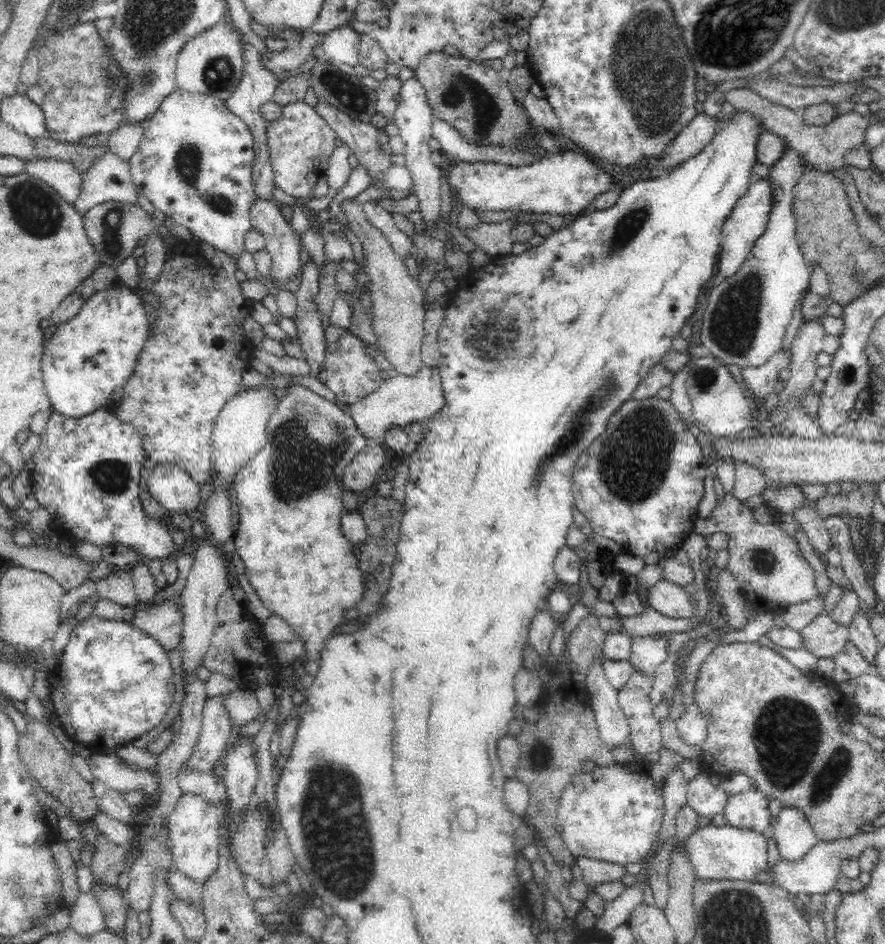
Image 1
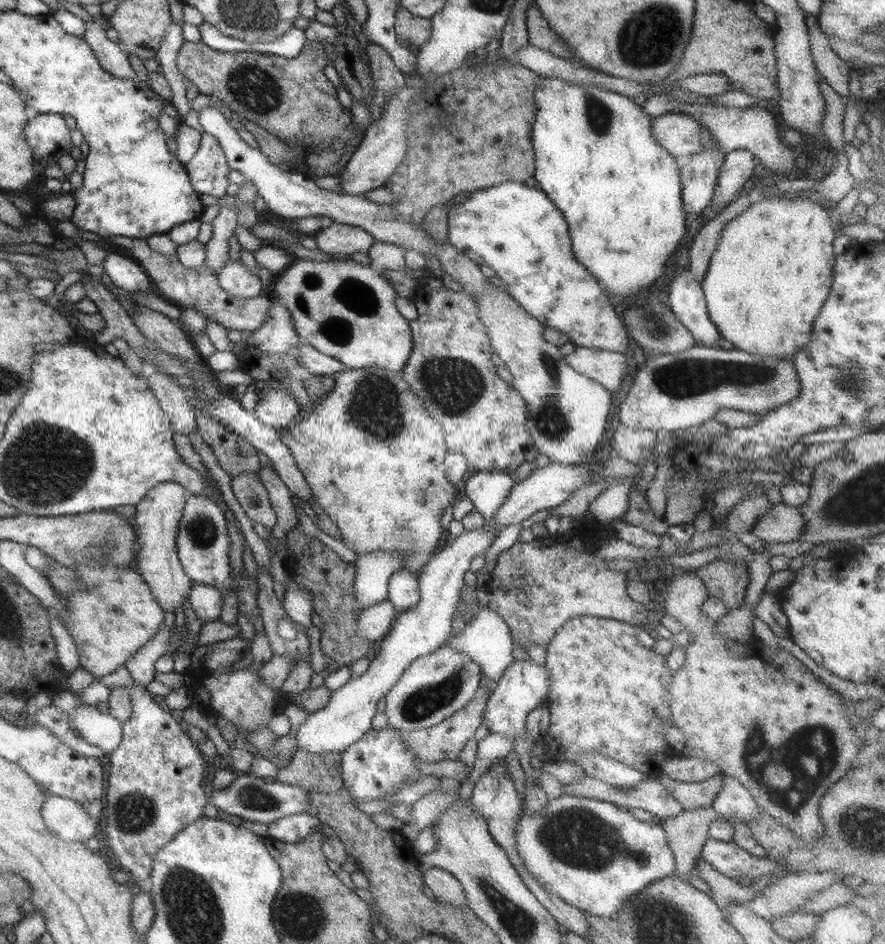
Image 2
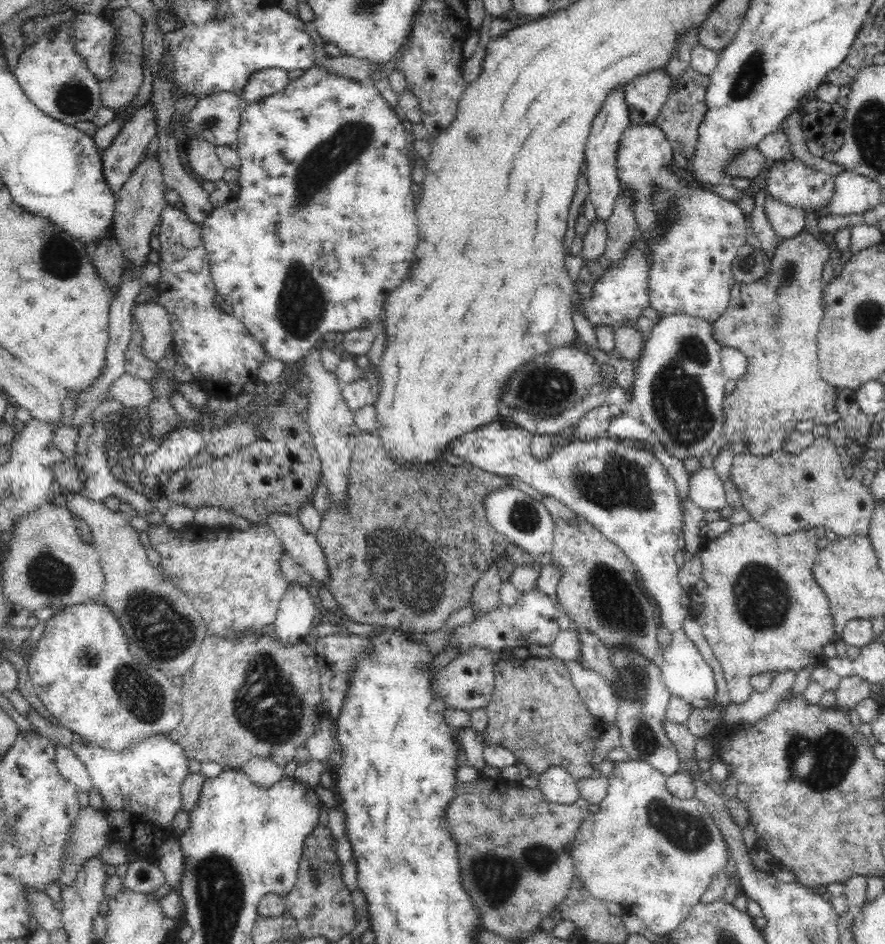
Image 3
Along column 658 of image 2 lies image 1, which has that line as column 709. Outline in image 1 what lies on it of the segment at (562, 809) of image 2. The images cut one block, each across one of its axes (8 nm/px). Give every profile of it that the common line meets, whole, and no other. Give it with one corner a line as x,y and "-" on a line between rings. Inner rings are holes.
707,821
705,825
700,824
700,828
680,847
687,852
697,880
740,880
752,883
768,867
766,840
765,835
754,830
734,828
728,824
716,827

